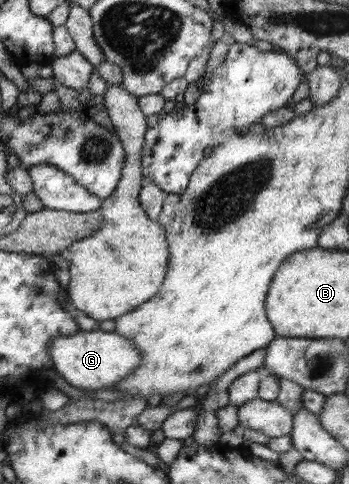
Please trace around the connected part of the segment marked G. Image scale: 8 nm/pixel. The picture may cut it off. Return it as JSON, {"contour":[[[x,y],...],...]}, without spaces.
{"contour":[[[100,328],[76,332],[71,336],[58,336],[50,344],[49,351],[54,361],[53,370],[72,386],[87,390],[113,388],[114,384],[133,375],[142,362],[141,349],[133,340]]]}

